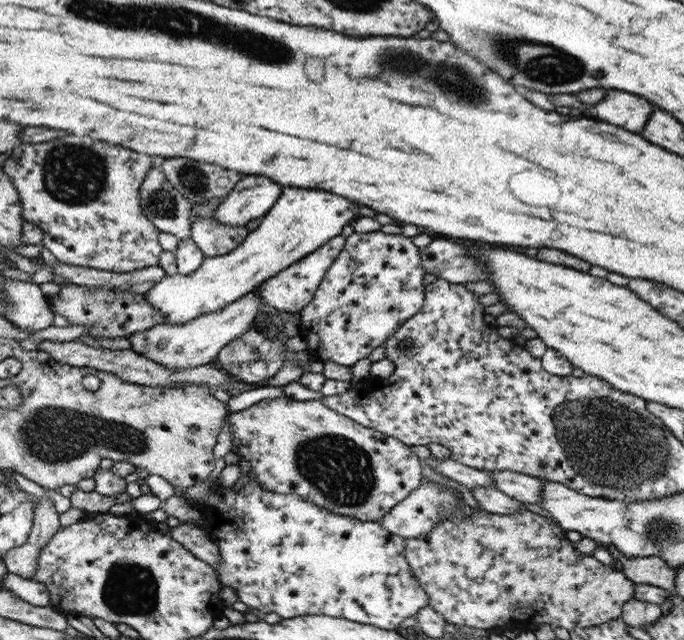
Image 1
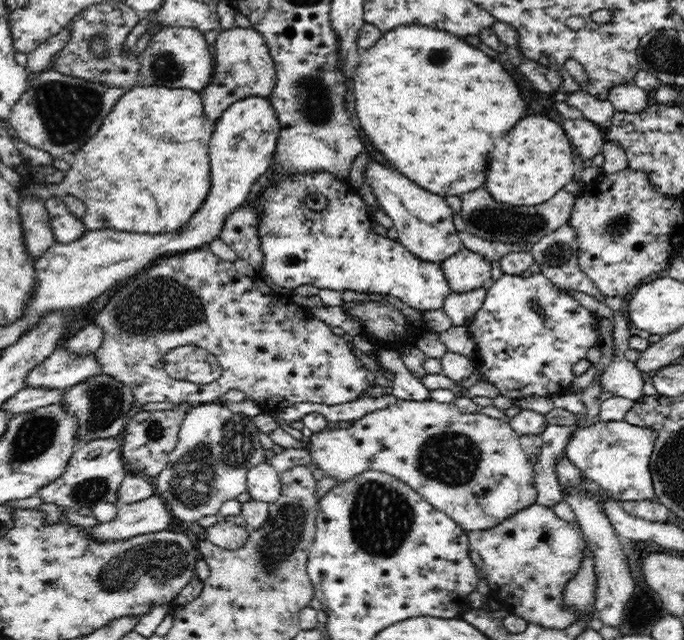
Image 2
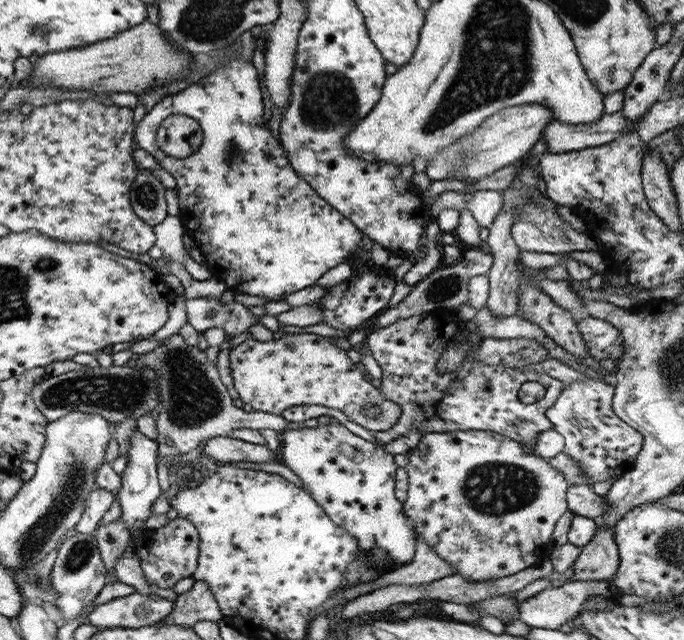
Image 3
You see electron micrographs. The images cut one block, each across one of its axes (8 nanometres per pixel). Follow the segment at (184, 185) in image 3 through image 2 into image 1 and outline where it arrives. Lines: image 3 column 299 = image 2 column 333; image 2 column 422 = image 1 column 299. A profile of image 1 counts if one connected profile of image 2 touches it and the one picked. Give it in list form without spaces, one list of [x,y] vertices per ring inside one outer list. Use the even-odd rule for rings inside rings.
[[[340,234],[330,238],[323,246],[316,248],[307,256],[300,258],[293,264],[289,264],[287,268],[280,270],[271,278],[263,281],[254,293],[260,296],[260,301],[272,306],[273,308],[287,313],[295,313],[300,311],[309,301],[316,291],[316,288],[321,282],[322,276],[327,272],[327,269],[333,264],[335,257],[344,245],[346,238]]]

